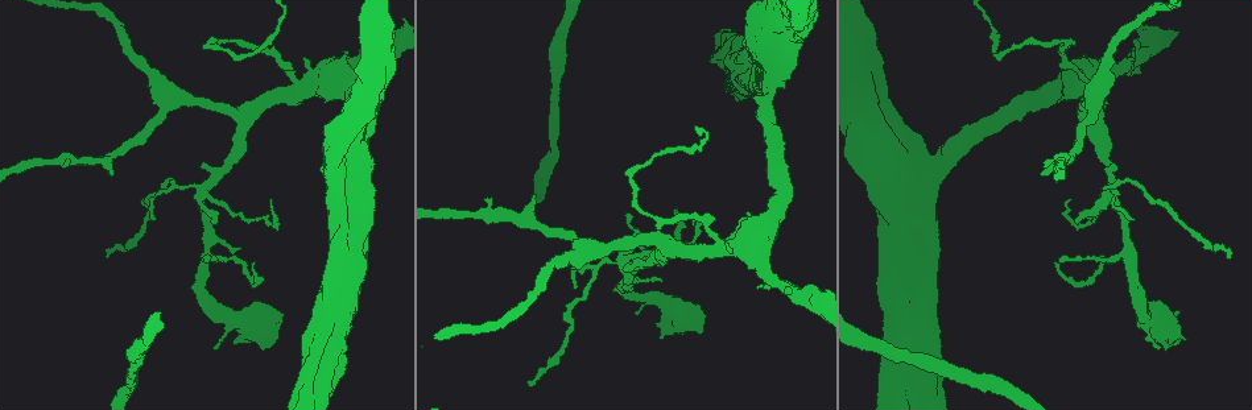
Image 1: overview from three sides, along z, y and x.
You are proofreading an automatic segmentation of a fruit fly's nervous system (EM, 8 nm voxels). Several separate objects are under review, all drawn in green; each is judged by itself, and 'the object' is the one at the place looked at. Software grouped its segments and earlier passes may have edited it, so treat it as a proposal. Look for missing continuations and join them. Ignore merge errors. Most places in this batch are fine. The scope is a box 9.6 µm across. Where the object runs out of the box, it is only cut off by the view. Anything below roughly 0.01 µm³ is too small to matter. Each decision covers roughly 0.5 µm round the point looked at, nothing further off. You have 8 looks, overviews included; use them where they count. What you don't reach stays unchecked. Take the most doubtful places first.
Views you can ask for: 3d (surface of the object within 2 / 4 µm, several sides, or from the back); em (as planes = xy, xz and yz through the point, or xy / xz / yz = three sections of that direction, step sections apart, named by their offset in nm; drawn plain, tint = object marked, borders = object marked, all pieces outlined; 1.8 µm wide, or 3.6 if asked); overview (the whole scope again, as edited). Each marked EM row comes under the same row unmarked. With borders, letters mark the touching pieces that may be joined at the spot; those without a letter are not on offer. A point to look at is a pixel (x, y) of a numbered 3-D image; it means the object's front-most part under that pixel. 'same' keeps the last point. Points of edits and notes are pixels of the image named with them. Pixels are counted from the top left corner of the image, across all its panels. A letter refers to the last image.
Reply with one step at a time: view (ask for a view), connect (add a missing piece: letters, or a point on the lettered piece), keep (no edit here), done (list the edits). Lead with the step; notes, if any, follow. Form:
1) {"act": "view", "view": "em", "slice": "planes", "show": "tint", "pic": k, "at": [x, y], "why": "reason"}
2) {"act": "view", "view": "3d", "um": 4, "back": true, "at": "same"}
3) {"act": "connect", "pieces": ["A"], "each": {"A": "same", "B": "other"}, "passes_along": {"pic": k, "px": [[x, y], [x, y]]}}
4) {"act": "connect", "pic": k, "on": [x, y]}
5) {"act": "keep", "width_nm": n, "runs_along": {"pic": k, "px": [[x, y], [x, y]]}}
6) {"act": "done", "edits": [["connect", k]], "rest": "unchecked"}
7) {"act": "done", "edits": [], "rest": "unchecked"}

{"act": "view", "view": "em", "slice": "planes", "show": "borders", "pic": 1, "at": [201, 192]}

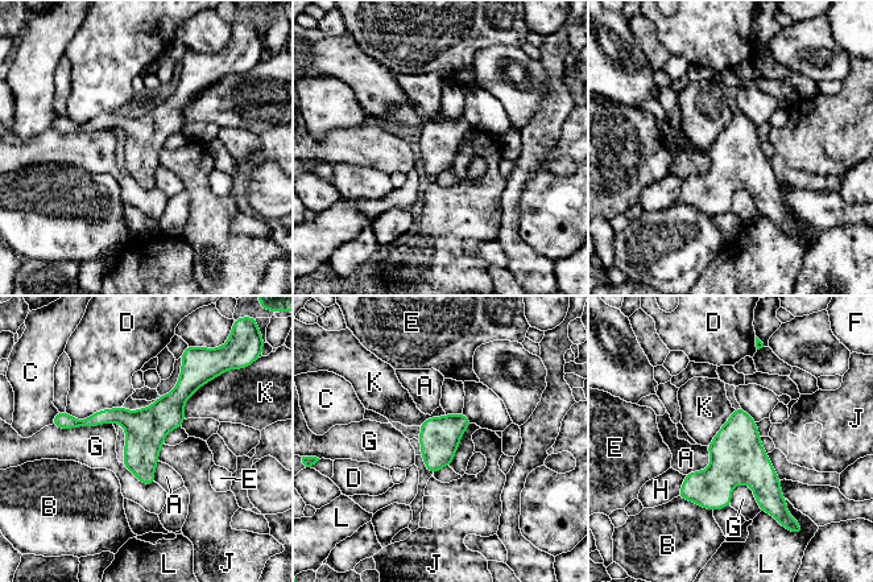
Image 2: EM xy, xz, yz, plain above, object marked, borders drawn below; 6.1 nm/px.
{"act": "keep", "longest_contact_nm": ["D", 340], "each": {"A": "other", "B": "other", "C": "other", "D": "other", "E": "other", "F": "other", "G": "other", "H": "other", "J": "other", "K": "other", "L": "other"}, "found": "no lettered piece goes on from it"}

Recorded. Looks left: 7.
{"act": "view", "view": "em", "slice": "planes", "show": "borders", "pic": 1, "at": [111, 176], "why": "free end"}

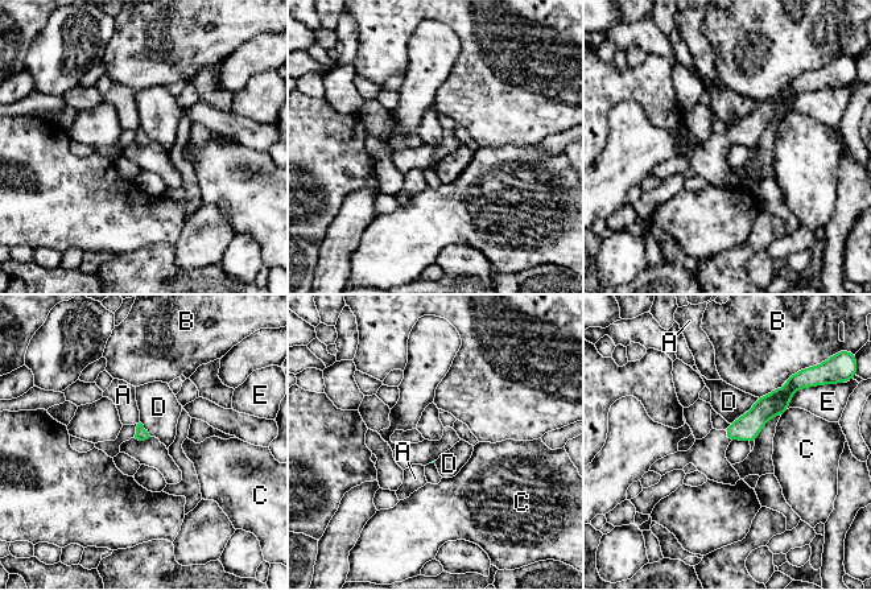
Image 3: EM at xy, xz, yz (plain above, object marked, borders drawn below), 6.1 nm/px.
{"act": "keep", "each": {"A": "other", "B": "other", "C": "other", "D": "other", "E": "other"}, "border": {"pic": 3, "px": [[758, 397], [744, 413], [730, 424]]}, "found": "no lettered piece goes on from it"}

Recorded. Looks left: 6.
{"act": "view", "view": "em", "um": 3.6, "slice": "xy", "step": 16, "show": "tint", "pic": 1, "at": [923, 168], "why": "thick turns thin"}

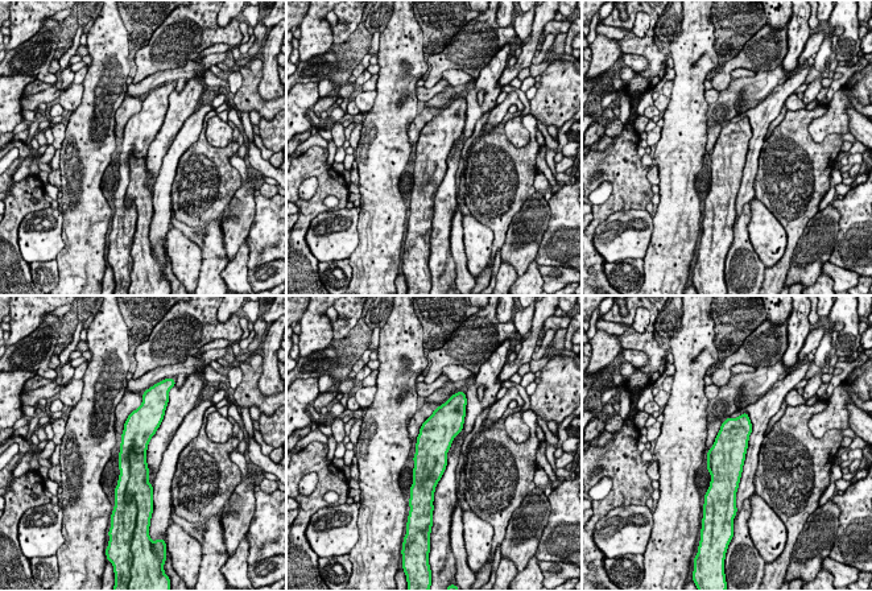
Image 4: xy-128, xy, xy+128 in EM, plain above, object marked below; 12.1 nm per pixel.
{"act": "view", "view": "em", "um": 3.6, "slice": "planes", "show": "borders", "at": "same"}

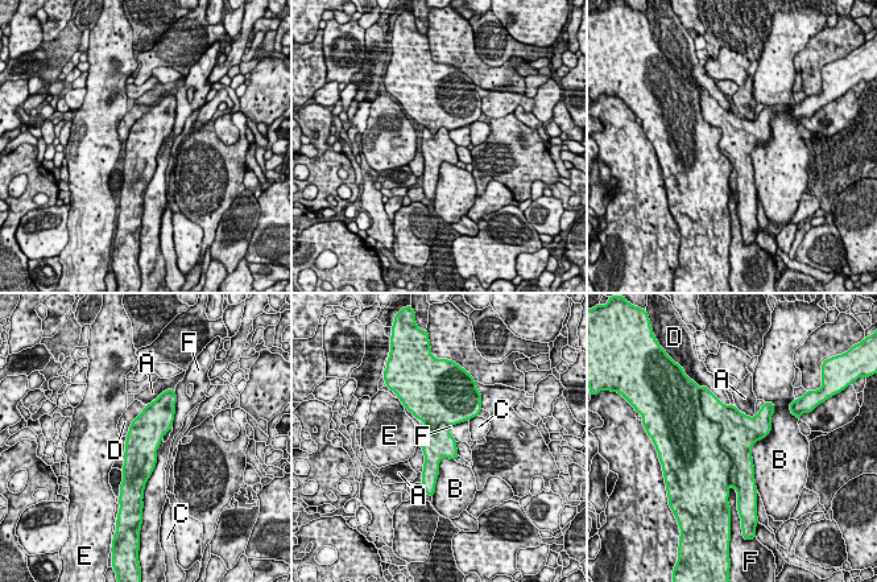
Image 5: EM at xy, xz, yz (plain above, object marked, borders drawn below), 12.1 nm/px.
{"act": "keep", "each": {"A": "other", "B": "other", "C": "other", "D": "other", "E": "other", "F": "other"}, "border": {"pic": 5, "px": [[162, 440], [156, 466], [144, 486]]}, "found": "none of them fits"}

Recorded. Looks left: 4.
{"act": "done", "edits": [], "rest": "unchecked"}

